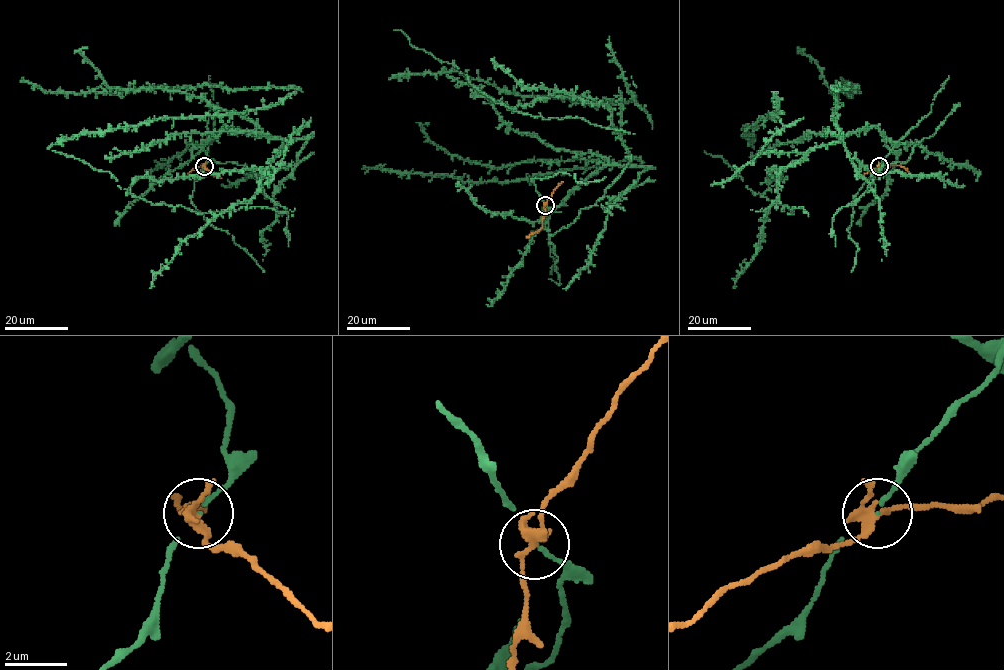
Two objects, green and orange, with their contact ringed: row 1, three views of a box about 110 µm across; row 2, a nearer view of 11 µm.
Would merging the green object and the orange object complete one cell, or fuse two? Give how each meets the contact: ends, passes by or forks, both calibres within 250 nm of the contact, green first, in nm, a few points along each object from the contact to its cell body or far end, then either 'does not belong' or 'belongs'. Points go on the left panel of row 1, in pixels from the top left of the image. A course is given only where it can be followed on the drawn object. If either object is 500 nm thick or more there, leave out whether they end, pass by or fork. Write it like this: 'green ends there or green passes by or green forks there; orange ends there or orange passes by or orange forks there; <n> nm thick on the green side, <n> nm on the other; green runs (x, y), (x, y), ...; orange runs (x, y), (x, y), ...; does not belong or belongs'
green passes by; orange forks there; 70 nm thick on the green side, 200 nm on the other; green runs (204, 166), (203, 145), (223, 127), (288, 142), (262, 170), (138, 177), (130, 193), (198, 214), (293, 216); orange runs (204, 166), (200, 165), (184, 176); does not belong

